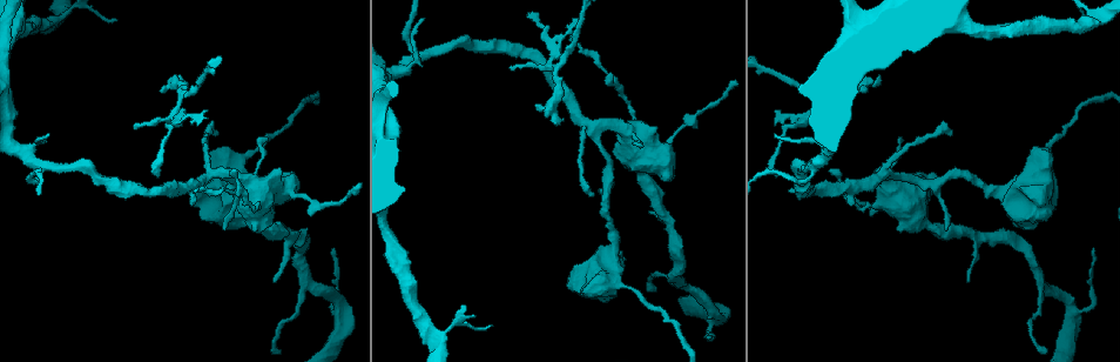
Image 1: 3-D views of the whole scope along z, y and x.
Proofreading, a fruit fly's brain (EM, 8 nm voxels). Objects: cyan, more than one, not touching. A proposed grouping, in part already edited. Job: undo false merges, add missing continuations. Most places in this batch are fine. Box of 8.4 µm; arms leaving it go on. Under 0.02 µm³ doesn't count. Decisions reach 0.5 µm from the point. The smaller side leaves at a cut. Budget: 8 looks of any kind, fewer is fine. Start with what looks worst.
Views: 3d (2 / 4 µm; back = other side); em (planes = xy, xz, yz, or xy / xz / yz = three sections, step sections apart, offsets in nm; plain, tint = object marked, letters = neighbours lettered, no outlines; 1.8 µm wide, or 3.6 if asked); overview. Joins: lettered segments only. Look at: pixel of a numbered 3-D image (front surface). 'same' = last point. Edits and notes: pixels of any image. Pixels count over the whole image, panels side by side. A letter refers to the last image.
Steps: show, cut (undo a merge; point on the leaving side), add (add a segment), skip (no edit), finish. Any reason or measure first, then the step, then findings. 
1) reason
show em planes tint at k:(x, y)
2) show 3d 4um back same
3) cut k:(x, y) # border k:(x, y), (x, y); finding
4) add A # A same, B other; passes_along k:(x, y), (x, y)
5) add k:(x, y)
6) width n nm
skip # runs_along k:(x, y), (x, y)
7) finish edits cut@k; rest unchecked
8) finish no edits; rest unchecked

free end
show em planes letters at 1:(881, 77)

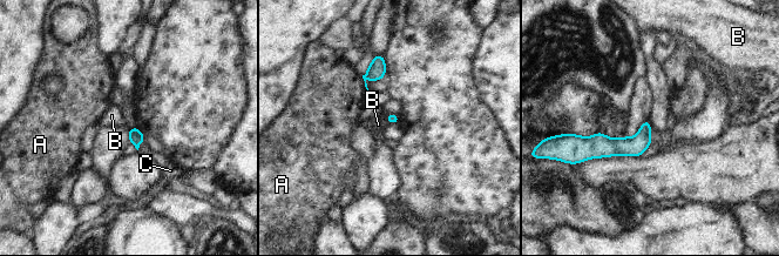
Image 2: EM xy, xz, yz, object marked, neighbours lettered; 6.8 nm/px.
skip # A other, B other, C other; runs_along 2:(648, 125), (631, 146), (584, 142); no lettered segment goes on from it

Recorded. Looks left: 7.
three arms meet
show em planes tint at 1:(41, 167)

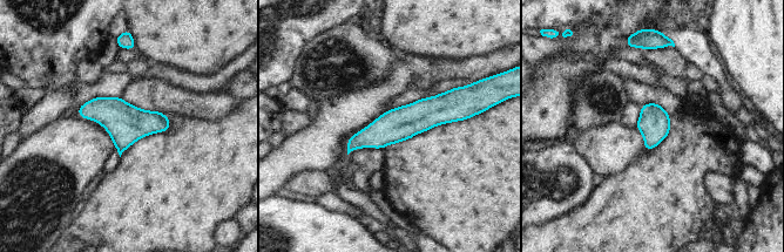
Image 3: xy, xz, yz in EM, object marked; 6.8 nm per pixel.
show em planes letters same

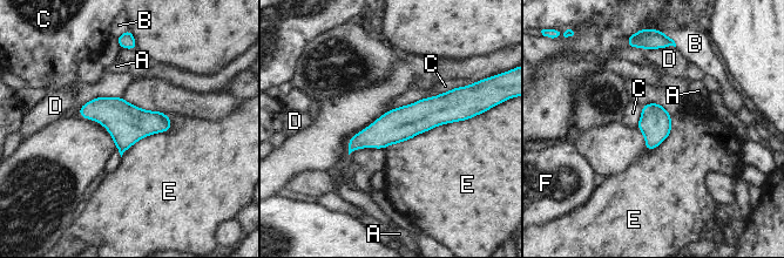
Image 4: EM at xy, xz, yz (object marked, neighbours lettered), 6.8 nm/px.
skip # A other, B other, C other, D other, E other, F other; continuous, no second neuron

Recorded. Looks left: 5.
show em planes letters at 1:(585, 129)

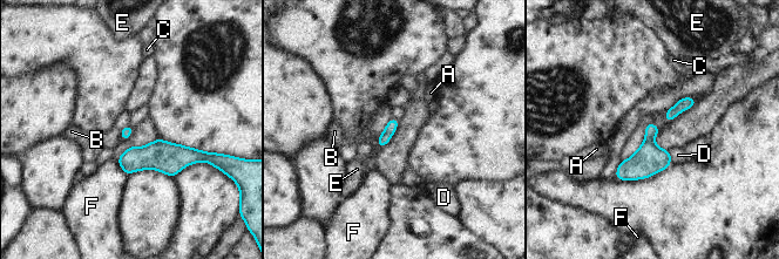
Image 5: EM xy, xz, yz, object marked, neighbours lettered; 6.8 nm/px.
skip # A other, B other, C other, D other, E other, F other; border 5:(668, 150), (671, 162); continuous, no second neuron

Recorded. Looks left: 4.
finish no edits; rest unchecked

